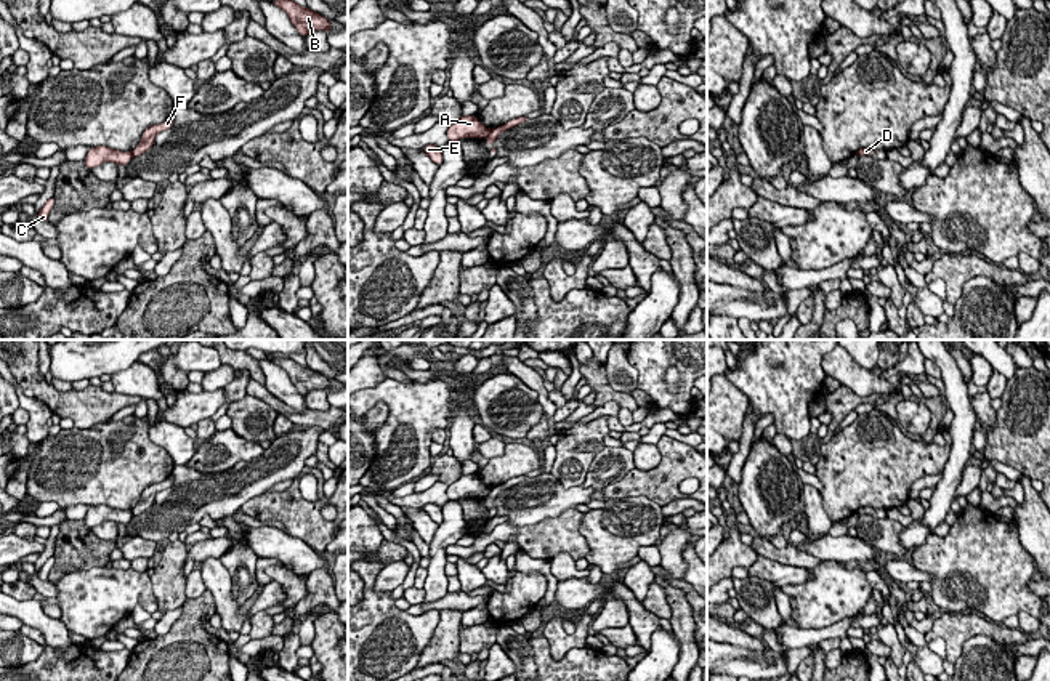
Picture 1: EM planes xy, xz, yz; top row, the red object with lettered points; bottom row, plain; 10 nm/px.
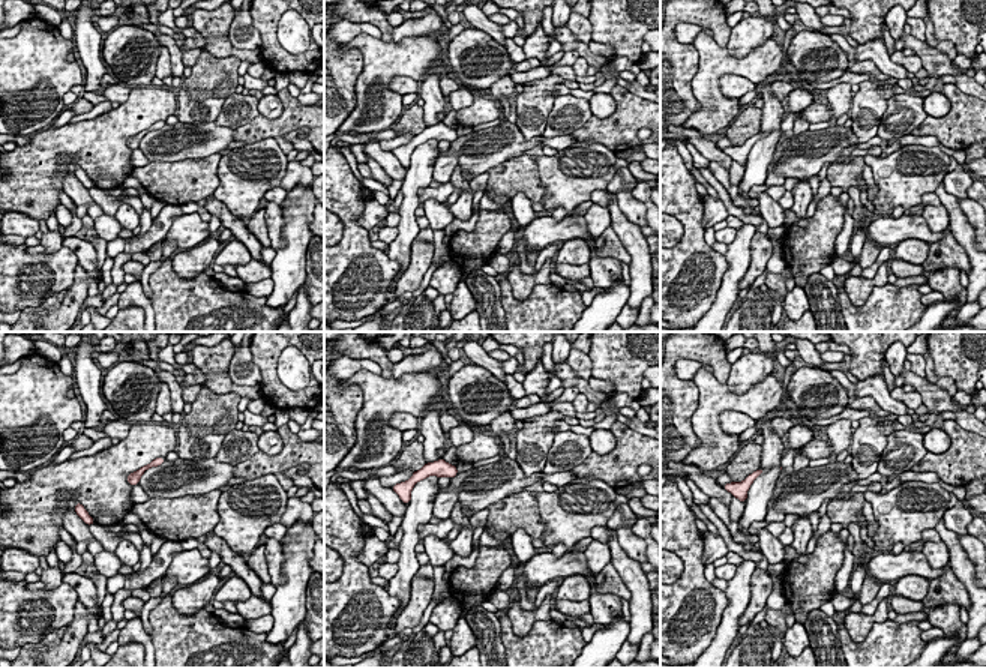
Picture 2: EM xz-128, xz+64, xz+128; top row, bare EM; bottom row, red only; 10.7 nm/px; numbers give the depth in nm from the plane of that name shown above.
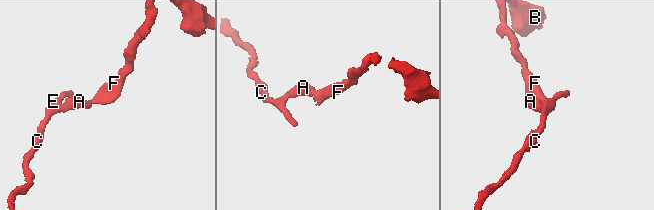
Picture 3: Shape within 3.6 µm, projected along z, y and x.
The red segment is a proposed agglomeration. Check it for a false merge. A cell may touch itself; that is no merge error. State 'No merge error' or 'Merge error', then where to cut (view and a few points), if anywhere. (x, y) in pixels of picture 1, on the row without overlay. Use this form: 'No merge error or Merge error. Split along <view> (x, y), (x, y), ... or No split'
Merge error. Split along xz (491, 489), (486, 495)

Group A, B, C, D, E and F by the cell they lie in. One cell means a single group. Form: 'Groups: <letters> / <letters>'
Groups: A C E / B D F

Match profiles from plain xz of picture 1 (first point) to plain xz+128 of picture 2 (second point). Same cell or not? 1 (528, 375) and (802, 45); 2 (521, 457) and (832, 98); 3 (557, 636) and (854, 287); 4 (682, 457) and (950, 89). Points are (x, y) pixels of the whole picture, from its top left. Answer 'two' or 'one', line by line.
1: two
2: two
3: one
4: one

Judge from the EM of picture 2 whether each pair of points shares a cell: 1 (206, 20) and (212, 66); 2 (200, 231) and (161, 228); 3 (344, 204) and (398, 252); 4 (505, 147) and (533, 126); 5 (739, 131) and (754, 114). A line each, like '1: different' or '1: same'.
1: different
2: different
3: different
4: different
5: same

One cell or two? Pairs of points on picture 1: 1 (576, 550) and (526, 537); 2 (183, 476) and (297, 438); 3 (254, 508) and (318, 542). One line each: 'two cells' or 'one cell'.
1: one cell
2: one cell
3: one cell

